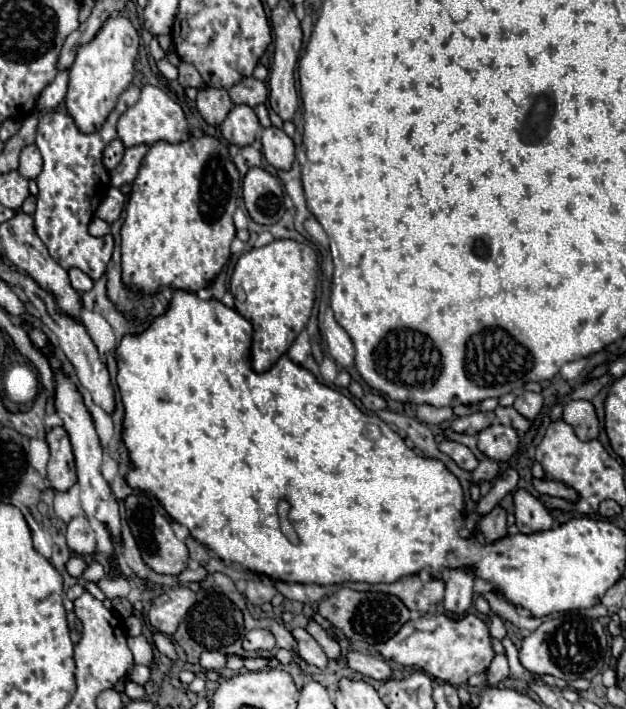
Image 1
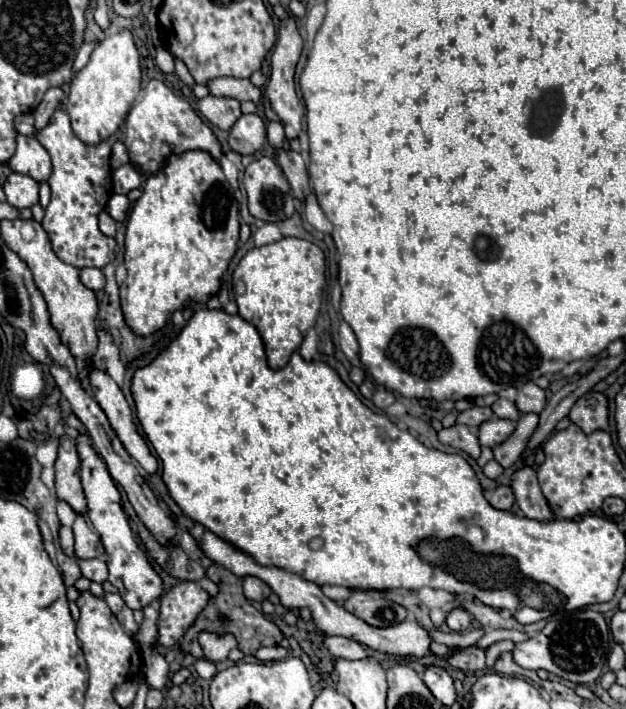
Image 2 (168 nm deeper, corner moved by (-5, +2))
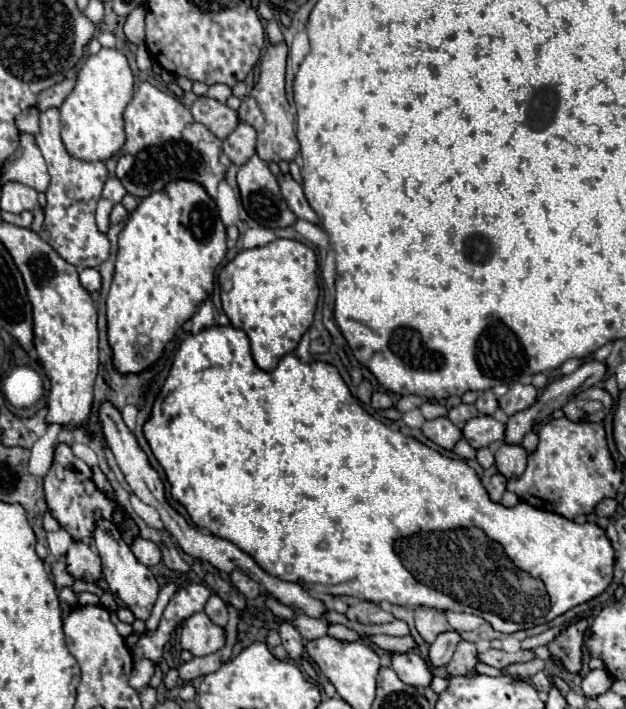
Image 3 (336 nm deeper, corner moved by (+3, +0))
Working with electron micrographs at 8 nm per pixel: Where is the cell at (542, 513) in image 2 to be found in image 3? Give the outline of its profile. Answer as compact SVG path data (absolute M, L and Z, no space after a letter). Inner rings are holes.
M502 444L496 452L496 468L500 474L504 474L506 480L514 480L516 476L524 474L526 458L528 458L528 454L522 446Z

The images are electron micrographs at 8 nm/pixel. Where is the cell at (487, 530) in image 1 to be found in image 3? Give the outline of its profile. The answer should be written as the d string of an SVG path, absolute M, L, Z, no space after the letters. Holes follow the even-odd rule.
M502 474L492 476L486 490L488 490L492 502L500 502L500 500L502 500L502 494L504 494L504 490L506 490L506 478L504 478Z

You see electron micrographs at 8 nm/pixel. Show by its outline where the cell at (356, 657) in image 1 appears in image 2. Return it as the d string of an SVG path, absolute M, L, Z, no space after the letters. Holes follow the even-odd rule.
M324 636L324 646L334 658L346 658L346 660L360 660L366 654L360 642L344 636Z

